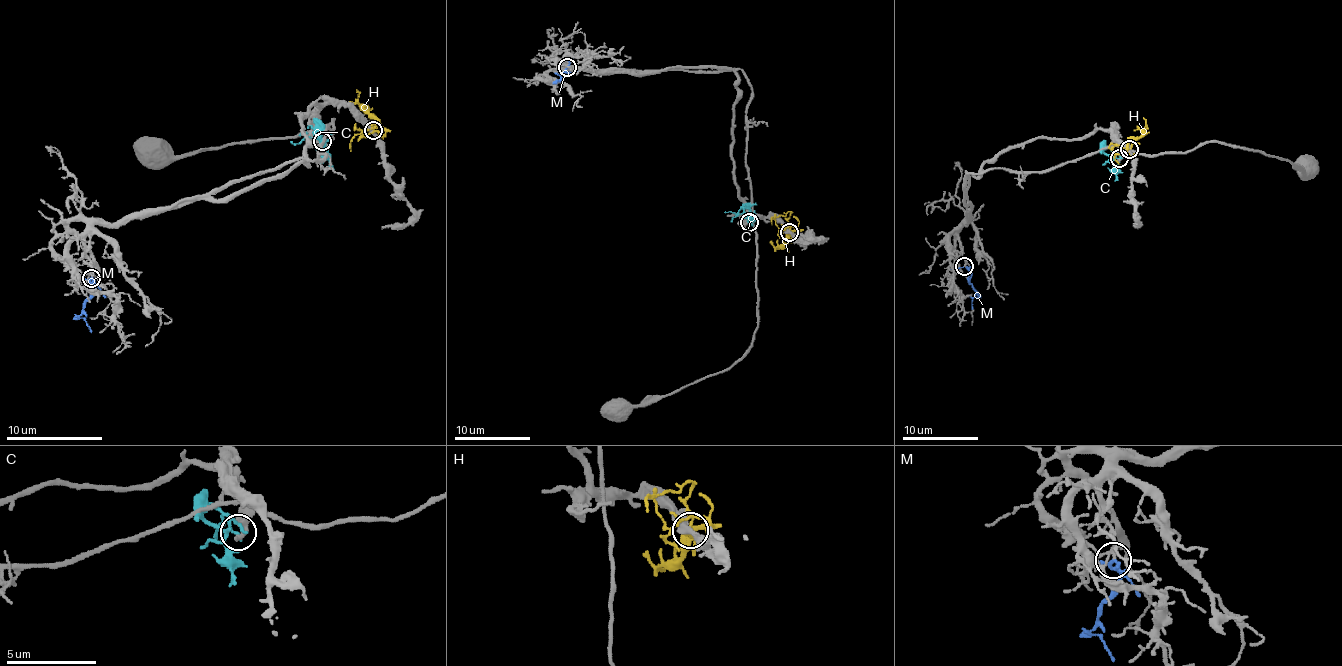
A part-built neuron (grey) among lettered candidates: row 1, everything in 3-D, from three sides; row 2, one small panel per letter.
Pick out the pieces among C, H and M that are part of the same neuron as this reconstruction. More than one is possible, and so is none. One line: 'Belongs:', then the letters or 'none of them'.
Belongs: M

